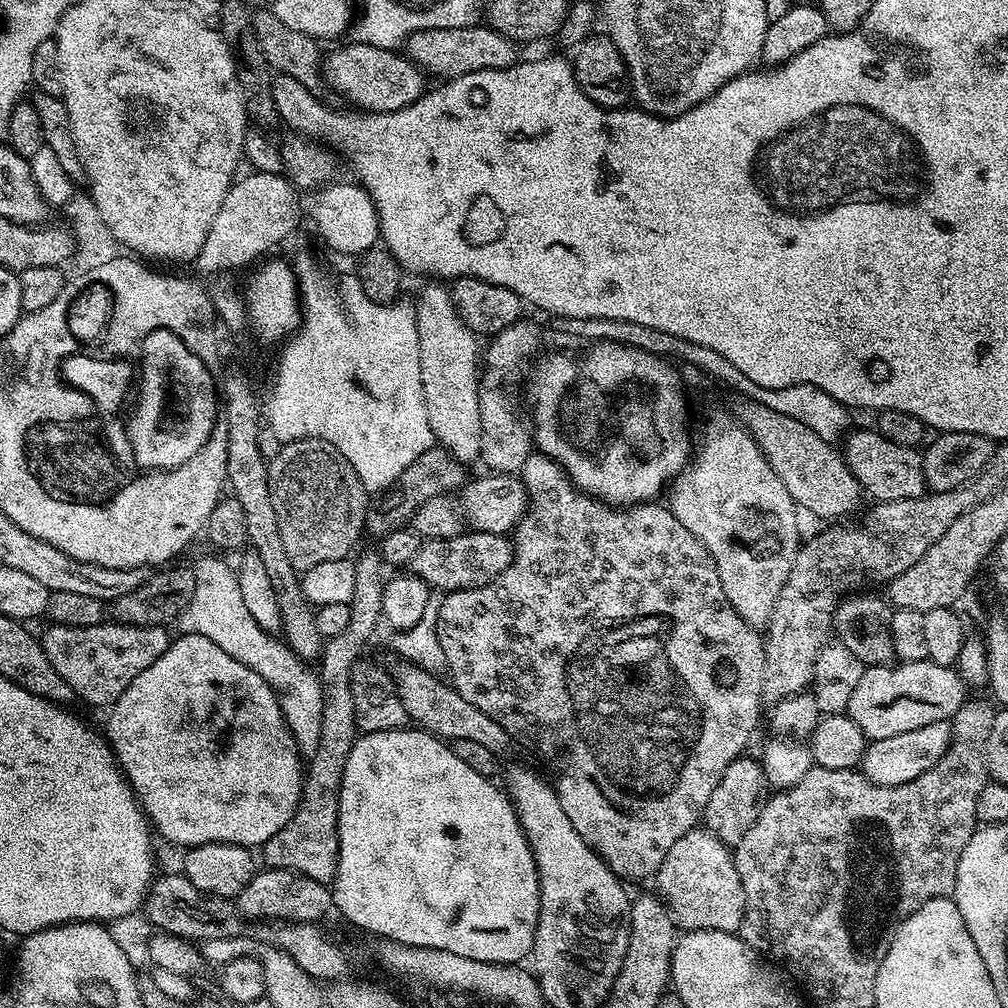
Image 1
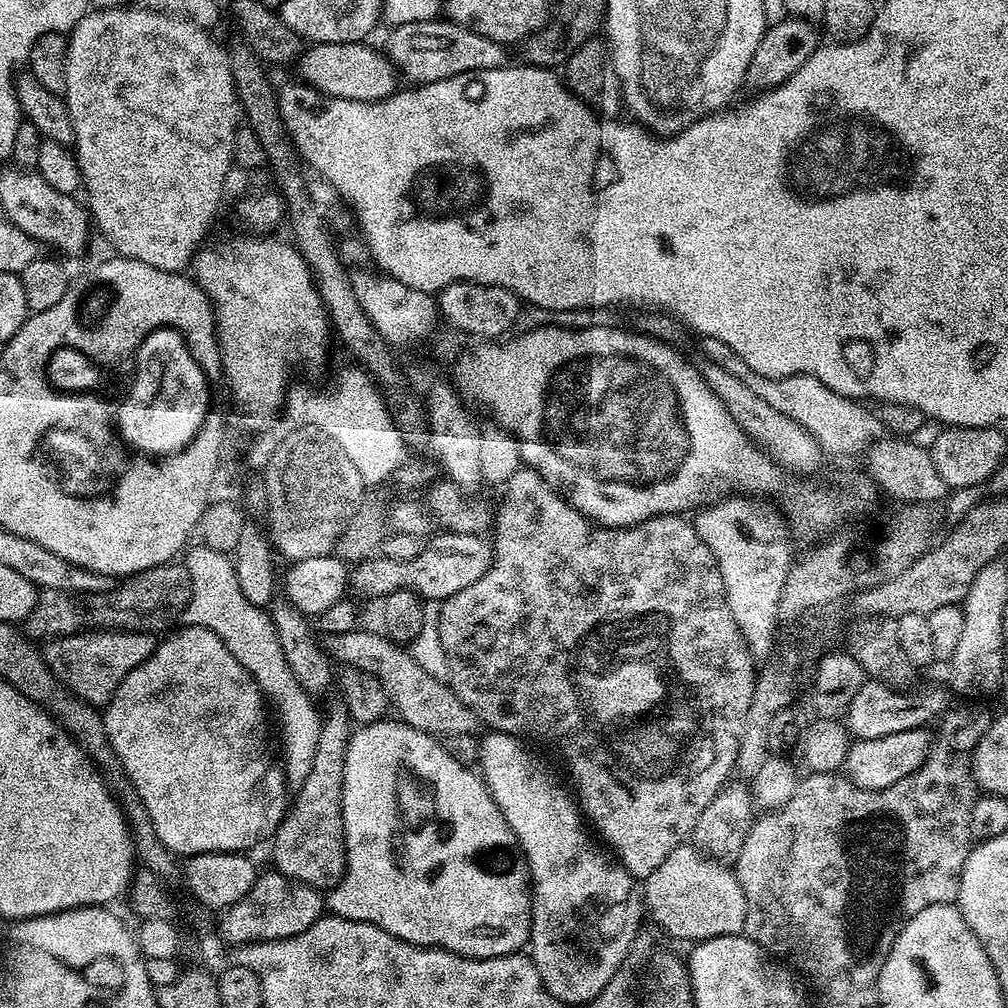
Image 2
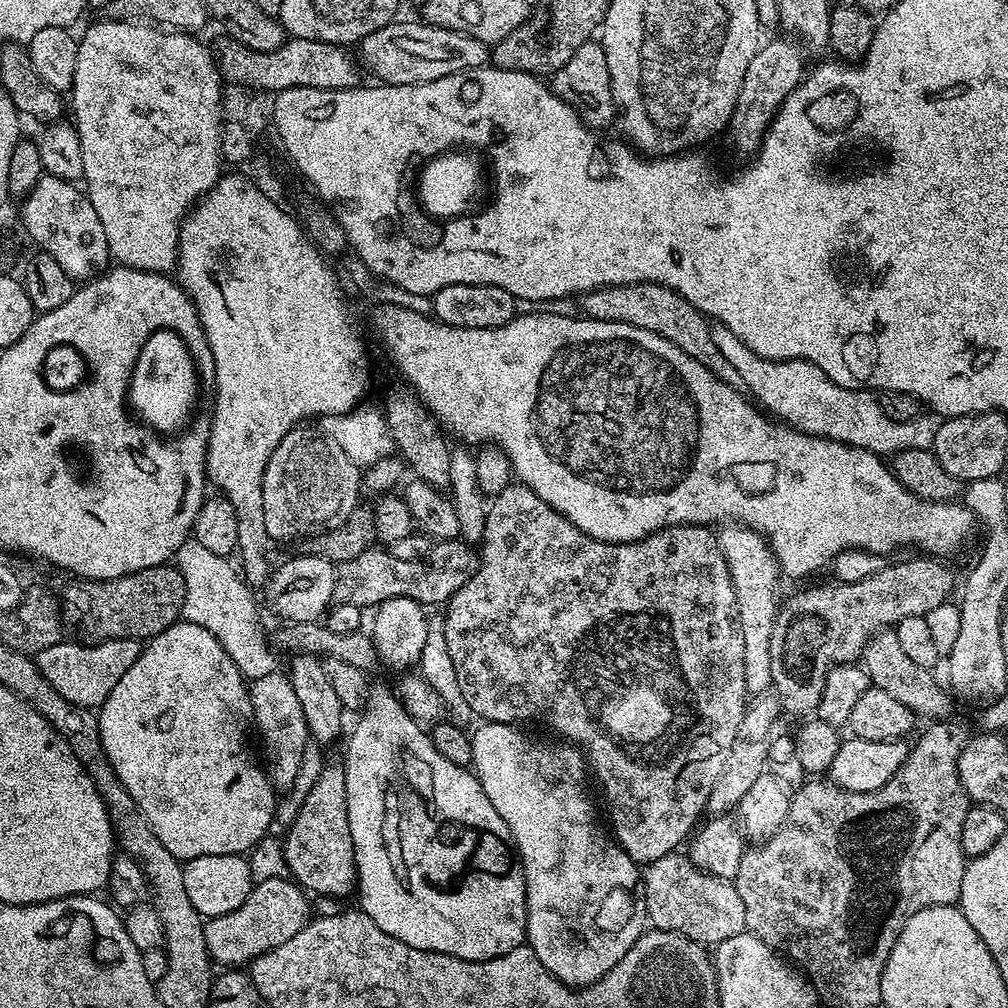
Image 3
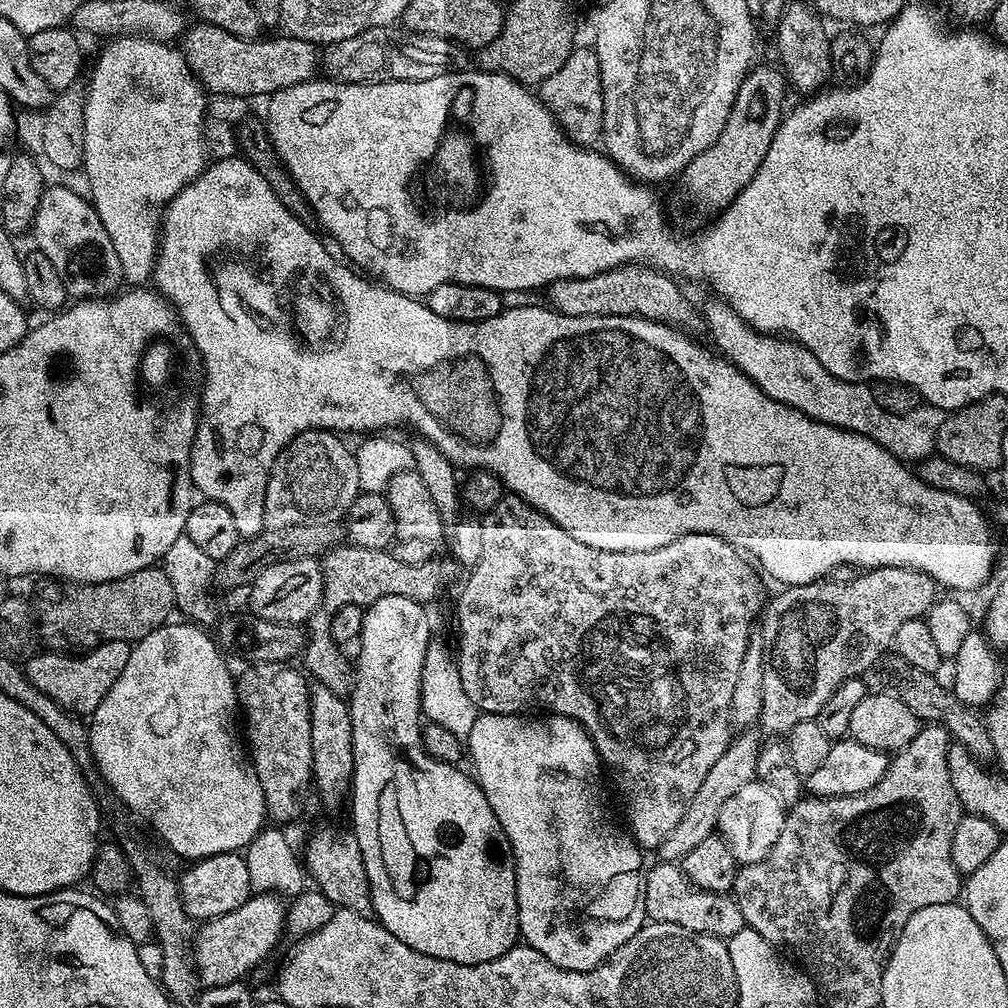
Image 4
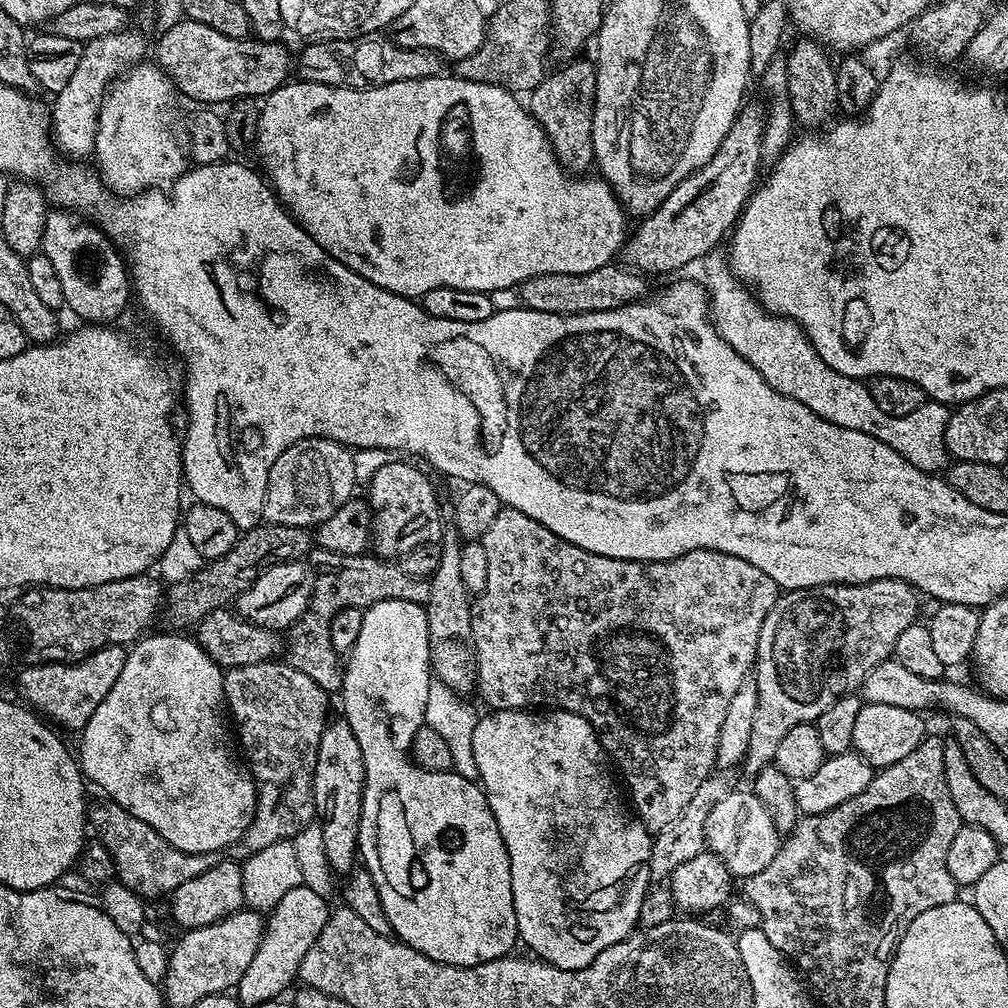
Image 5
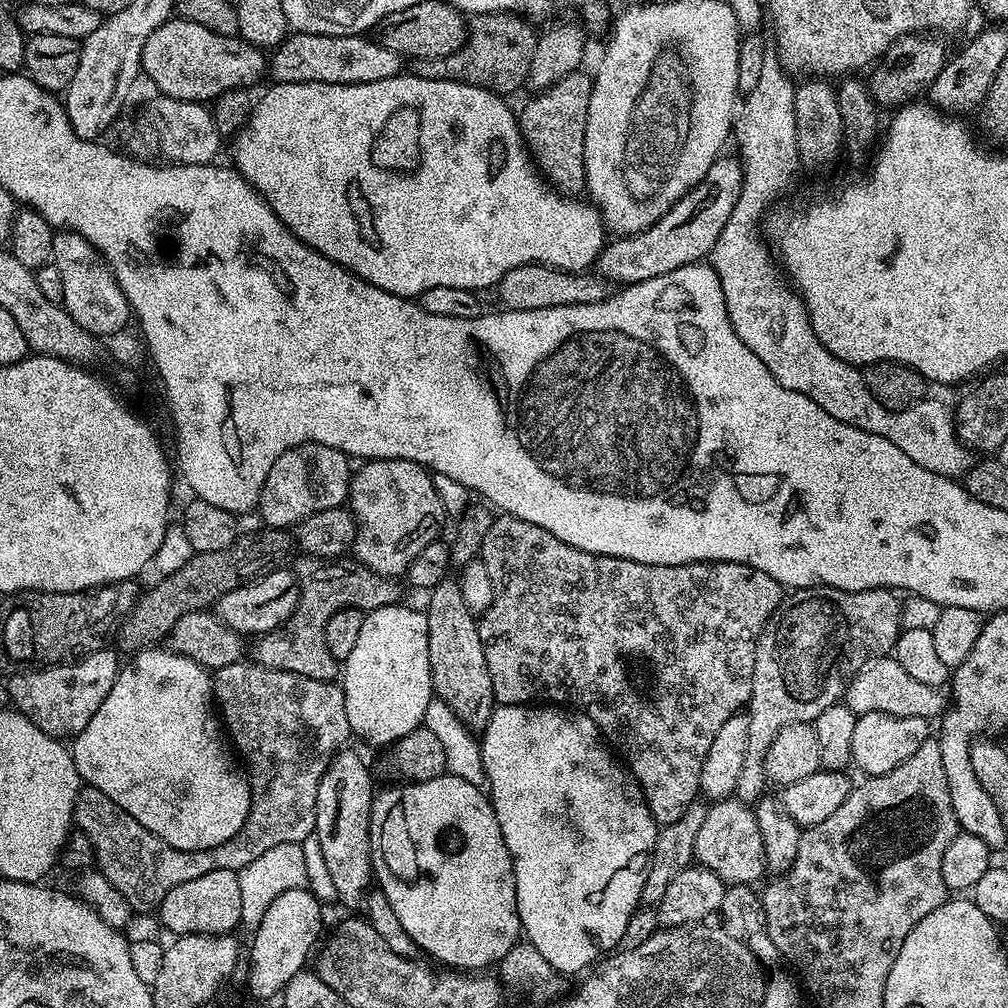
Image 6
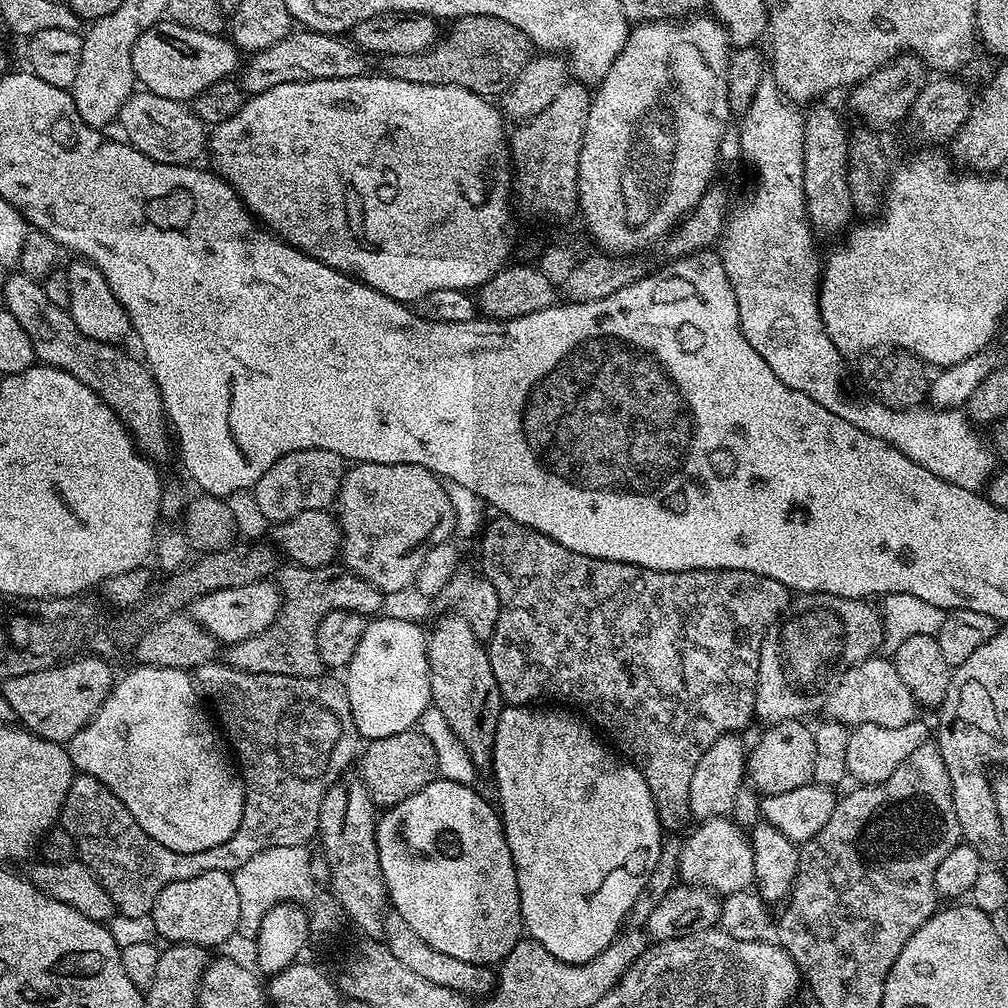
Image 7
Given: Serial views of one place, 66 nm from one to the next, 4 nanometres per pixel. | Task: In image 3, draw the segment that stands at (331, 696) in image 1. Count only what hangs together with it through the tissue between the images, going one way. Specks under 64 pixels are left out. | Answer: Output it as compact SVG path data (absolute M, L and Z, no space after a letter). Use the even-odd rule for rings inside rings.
M325 763L318 774L318 780L306 794L306 802L298 810L292 824L287 825L285 836L282 836L284 857L288 867L288 876L296 881L306 893L319 896L345 898L352 896L356 890L356 859L354 858L354 838L350 838L350 818L346 810L346 774L343 763Z

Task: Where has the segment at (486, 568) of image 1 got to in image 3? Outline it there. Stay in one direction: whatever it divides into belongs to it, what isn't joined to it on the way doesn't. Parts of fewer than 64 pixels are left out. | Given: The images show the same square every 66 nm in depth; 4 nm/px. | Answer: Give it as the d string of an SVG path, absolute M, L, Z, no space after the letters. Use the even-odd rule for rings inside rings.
M460 538L433 543L429 552L414 562L399 560L383 547L373 546L358 554L358 558L350 558L335 569L332 599L337 604L350 602L361 606L379 606L390 598L410 598L425 606L444 606L455 592L470 582L479 564L477 549Z

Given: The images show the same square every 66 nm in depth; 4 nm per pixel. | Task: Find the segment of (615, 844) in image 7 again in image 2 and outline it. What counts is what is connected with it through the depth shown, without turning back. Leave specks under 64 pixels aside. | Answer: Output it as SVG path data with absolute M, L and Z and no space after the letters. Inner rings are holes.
M489 731L488 737L480 740L480 755L478 757L478 772L484 781L484 785L488 787L488 793L494 798L494 802L498 806L498 810L502 810L502 818L506 818L506 822L510 826L510 830L516 835L516 842L520 845L521 852L524 853L524 862L528 865L528 874L531 880L530 887L532 889L532 935L530 937L530 955L536 964L538 974L542 978L542 982L546 986L546 990L550 990L550 994L554 994L554 998L558 998L565 1006L572 1004L580 1004L587 1006L590 1001L595 1000L598 994L602 994L602 990L610 982L610 978L614 978L614 974L623 968L624 959L630 950L630 946L634 942L636 933L641 931L640 912L642 916L642 896L634 885L634 878L625 868L620 865L611 855L603 856L600 853L601 845L594 839L593 833L586 827L585 821L582 819L582 813L578 807L577 801L574 799L573 793L567 787L563 788L550 773L544 769L544 764L527 748L529 745L525 743L519 736L511 736L505 732Z

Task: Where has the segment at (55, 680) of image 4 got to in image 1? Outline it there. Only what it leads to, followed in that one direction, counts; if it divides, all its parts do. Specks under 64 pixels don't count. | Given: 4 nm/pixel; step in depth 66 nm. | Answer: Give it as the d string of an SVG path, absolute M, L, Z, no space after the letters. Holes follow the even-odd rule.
M105 622L98 626L52 624L45 630L44 636L42 635L42 643L46 650L46 658L50 658L54 670L58 670L58 674L62 674L66 682L70 682L77 697L81 701L85 700L86 703L93 704L96 708L107 709L115 704L118 698L122 698L122 690L126 690L126 686L130 686L130 682L134 682L134 678L138 678L138 674L142 674L146 666L154 666L154 662L162 658L163 652L167 650L170 643L168 632L167 627L155 622L149 622L149 624Z

